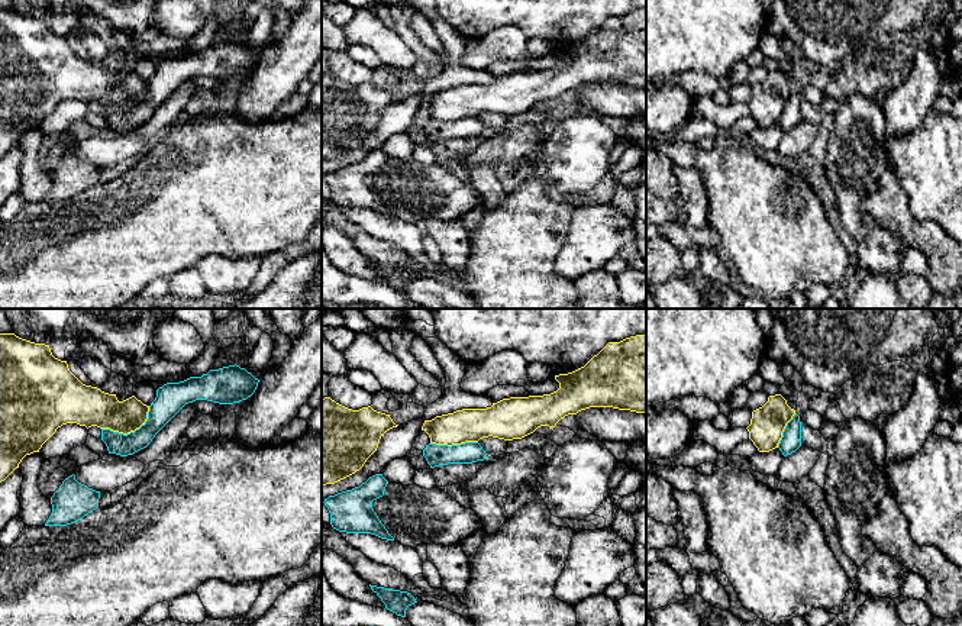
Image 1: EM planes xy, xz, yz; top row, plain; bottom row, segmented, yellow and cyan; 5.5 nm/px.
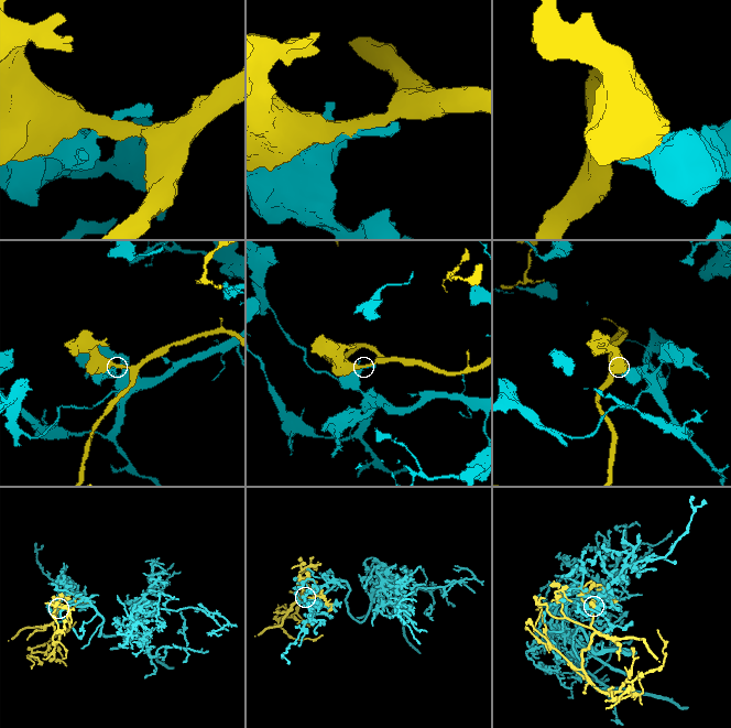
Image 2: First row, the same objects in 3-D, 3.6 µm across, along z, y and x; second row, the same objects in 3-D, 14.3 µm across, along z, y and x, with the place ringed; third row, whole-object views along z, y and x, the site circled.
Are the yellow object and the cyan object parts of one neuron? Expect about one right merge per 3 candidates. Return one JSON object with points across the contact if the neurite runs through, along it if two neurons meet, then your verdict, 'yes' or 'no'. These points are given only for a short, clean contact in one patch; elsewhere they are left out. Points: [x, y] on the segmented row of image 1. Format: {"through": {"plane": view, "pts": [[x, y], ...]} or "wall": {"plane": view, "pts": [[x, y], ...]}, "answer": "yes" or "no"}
{"wall": {"plane": "xy", "pts": [[149, 406], [147, 419], [134, 431], [119, 433], [102, 429]]}, "answer": "no"}

